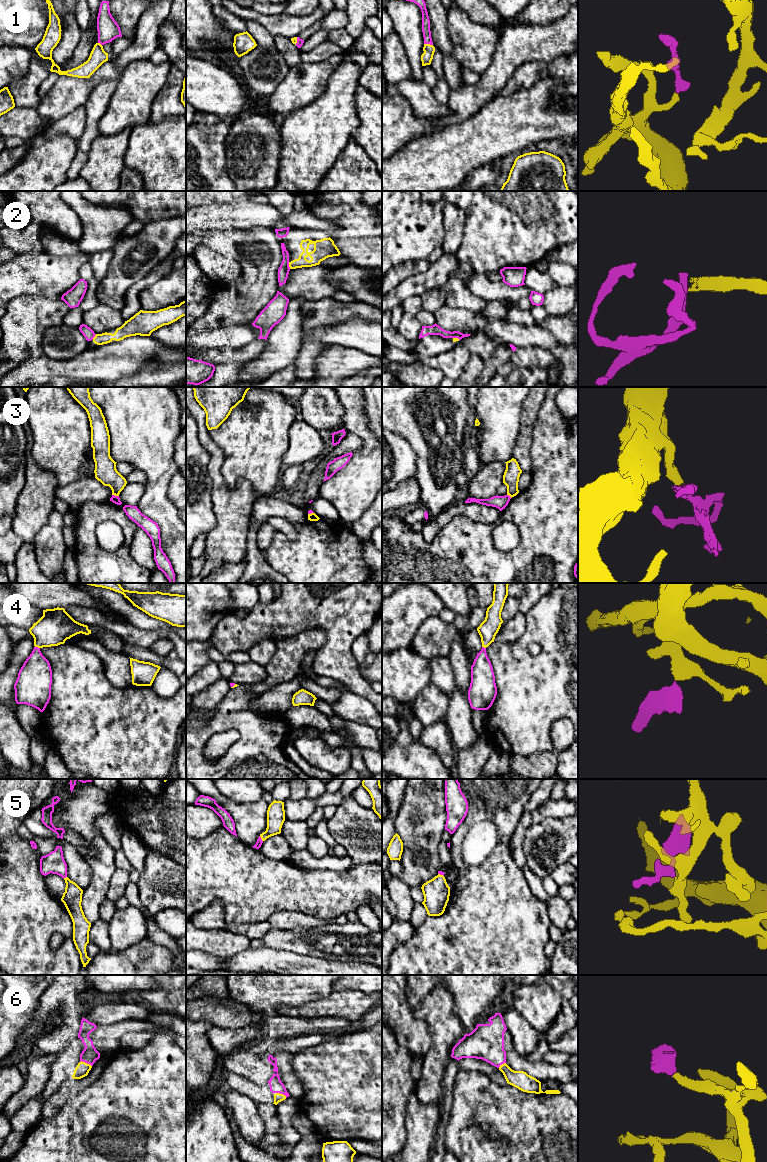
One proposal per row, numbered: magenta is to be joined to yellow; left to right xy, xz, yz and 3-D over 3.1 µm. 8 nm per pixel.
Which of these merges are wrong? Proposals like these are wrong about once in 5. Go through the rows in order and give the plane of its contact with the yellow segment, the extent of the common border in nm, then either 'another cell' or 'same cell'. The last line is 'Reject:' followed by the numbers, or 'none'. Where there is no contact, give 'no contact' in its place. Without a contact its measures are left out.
1: meets yellow in yz; contact 70 nm long; same cell
2: meets yellow in xz; contact 60 nm long; another cell
3: meets yellow in xy; contact 60 nm long; another cell
4: meets yellow in xy; contact 40 nm long; same cell
5: meets yellow in xz; contact 50 nm long; same cell
6: meets yellow in xy; contact 100 nm long; same cell
Reject: 2, 3

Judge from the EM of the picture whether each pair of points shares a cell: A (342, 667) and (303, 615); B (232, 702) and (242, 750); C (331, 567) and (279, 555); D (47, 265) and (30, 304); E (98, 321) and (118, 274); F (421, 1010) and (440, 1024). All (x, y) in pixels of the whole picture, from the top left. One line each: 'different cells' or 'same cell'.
A: same cell
B: same cell
C: same cell
D: different cells
E: different cells
F: same cell

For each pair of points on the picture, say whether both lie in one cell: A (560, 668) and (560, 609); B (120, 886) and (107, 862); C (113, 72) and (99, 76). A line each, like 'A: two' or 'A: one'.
A: one
B: two
C: one

